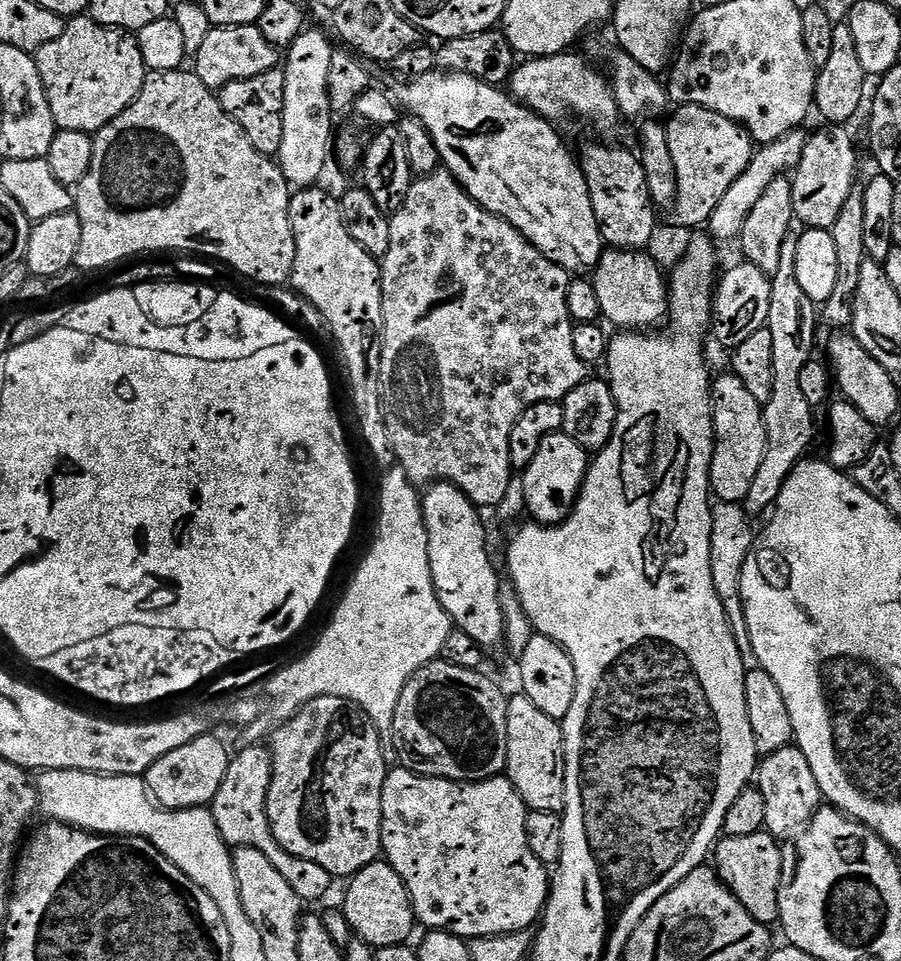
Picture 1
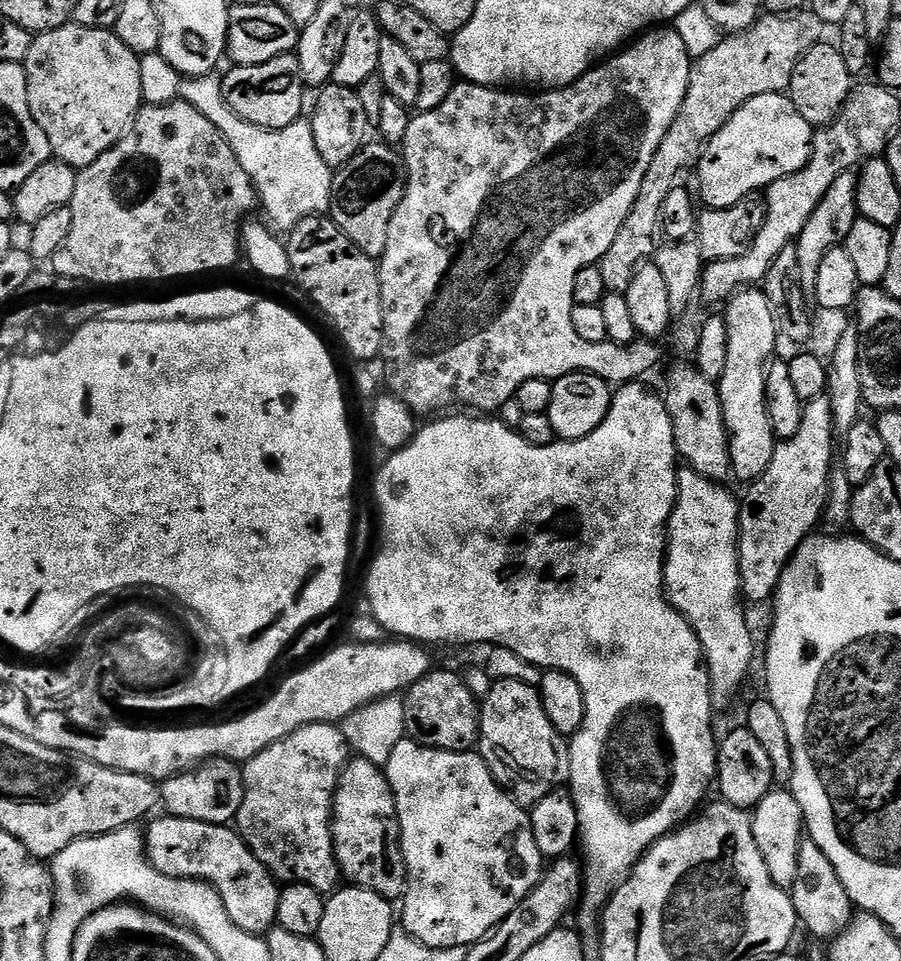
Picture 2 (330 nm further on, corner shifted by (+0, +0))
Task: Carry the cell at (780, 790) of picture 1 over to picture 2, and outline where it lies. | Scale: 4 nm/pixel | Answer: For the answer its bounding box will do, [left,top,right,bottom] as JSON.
[790,838,854,942]

